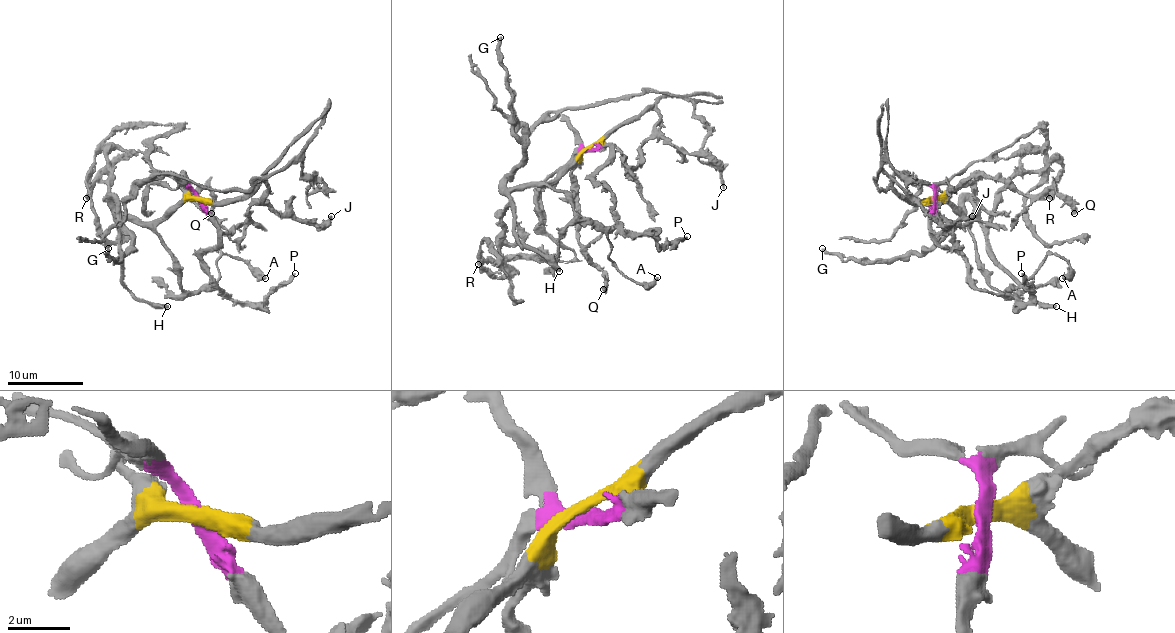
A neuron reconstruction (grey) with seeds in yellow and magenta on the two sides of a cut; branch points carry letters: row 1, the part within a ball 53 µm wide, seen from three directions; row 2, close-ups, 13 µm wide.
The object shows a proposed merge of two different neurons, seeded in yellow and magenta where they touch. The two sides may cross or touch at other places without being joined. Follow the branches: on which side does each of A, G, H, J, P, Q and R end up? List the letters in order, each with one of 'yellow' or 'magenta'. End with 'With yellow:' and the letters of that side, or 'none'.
A: yellow
G: yellow
H: yellow
J: yellow
P: magenta
Q: yellow
R: yellow
With yellow: A, G, H, J, Q, R

